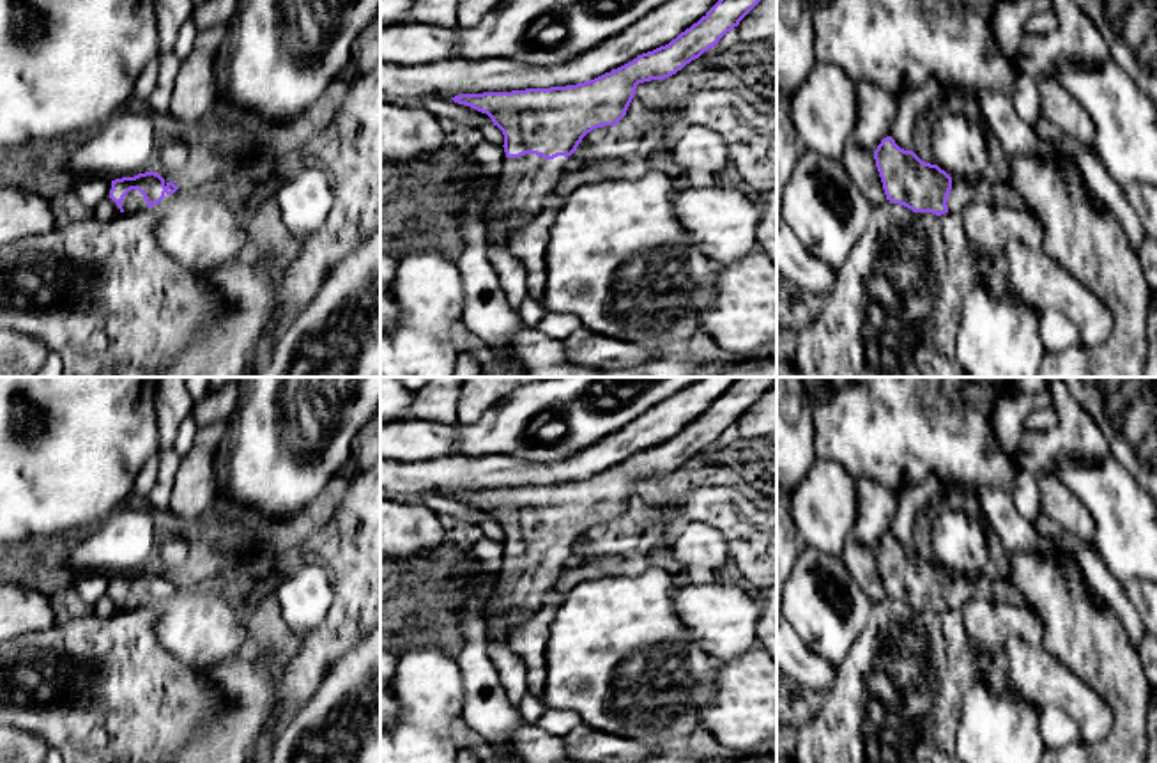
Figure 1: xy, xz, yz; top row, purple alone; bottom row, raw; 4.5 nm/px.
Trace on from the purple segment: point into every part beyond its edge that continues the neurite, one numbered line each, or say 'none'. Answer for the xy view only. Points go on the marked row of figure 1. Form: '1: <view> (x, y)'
1: xy (133, 202)

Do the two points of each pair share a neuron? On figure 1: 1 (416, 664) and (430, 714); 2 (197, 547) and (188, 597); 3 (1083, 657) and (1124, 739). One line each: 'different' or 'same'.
1: same
2: different
3: same

